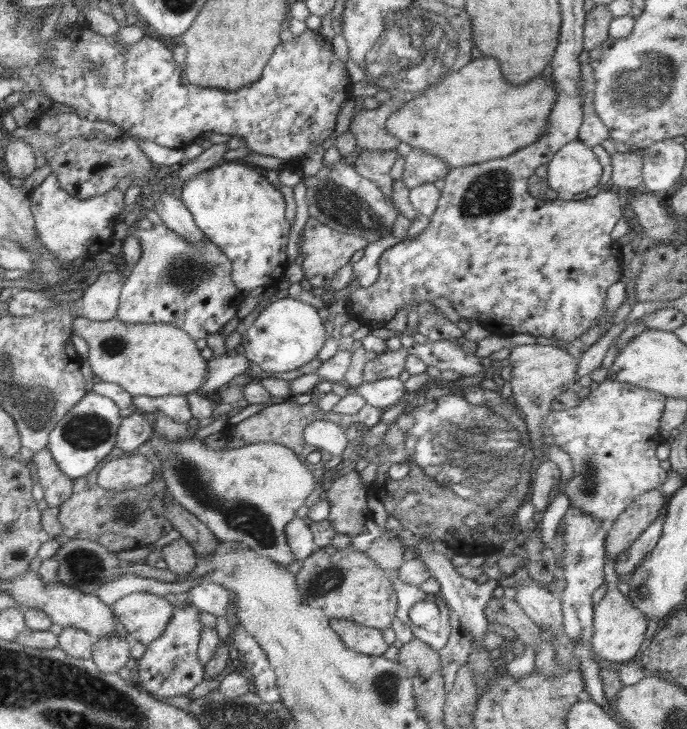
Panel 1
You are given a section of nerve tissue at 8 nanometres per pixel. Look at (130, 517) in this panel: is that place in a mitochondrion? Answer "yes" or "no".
yes

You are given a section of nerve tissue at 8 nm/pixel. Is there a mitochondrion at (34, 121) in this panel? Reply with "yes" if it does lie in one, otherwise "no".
no

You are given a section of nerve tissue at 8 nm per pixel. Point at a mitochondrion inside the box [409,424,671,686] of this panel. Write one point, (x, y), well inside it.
(591, 467)

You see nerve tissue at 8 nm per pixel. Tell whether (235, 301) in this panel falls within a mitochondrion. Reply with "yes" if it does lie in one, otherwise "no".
no

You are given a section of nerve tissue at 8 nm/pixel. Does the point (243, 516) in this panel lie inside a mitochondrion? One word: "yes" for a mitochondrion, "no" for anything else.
yes

